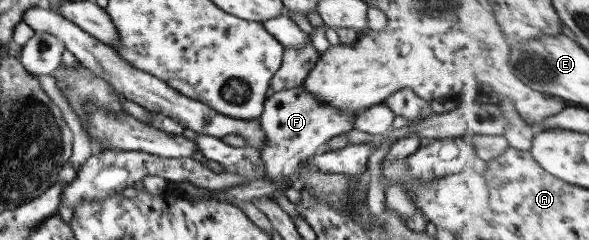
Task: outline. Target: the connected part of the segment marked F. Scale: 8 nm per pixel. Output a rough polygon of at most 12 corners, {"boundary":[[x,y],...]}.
{"boundary":[[301,86],[275,92],[257,119],[265,177],[288,179],[357,112]]}

